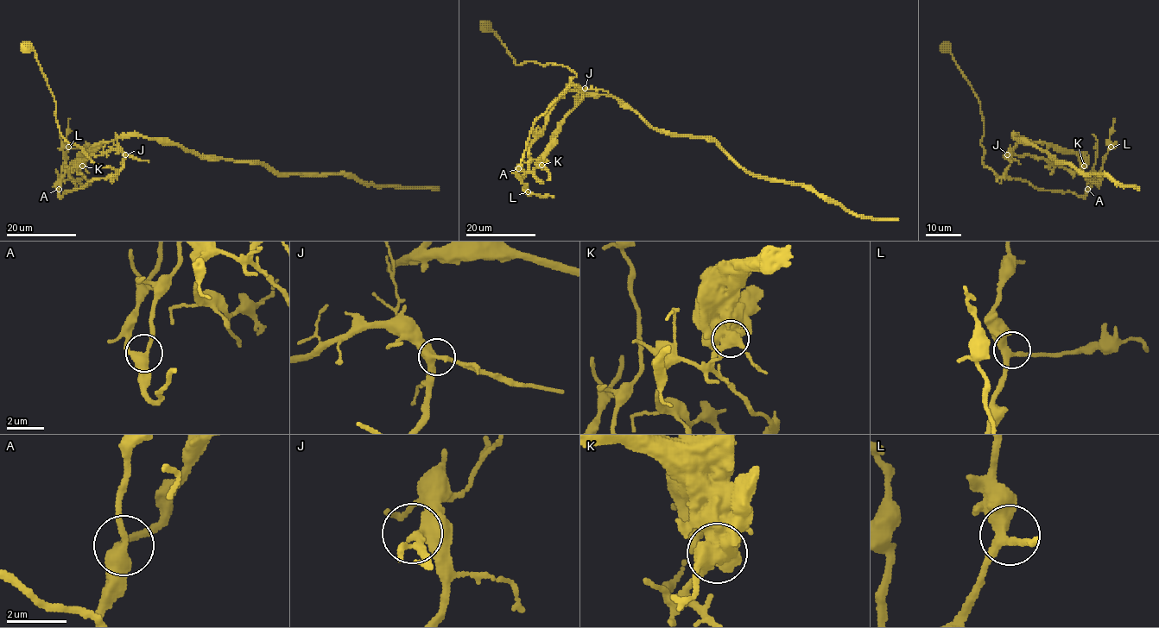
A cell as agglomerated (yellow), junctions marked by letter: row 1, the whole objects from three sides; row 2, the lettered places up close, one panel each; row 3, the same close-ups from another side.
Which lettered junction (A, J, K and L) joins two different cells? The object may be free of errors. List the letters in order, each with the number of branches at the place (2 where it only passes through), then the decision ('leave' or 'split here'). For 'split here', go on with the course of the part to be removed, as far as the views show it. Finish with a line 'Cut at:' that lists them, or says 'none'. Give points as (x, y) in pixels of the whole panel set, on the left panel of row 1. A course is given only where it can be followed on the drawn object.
A: 3 branches meet; leave
J: 2 branches meet; leave
K: 3 branches meet; split here; foreign part runs (83, 166), (69, 172), (92, 154), (123, 155), (111, 178), (114, 169), (68, 142), (34, 51), (21, 46)
L: 3 branches meet; leave
Cut at: K

